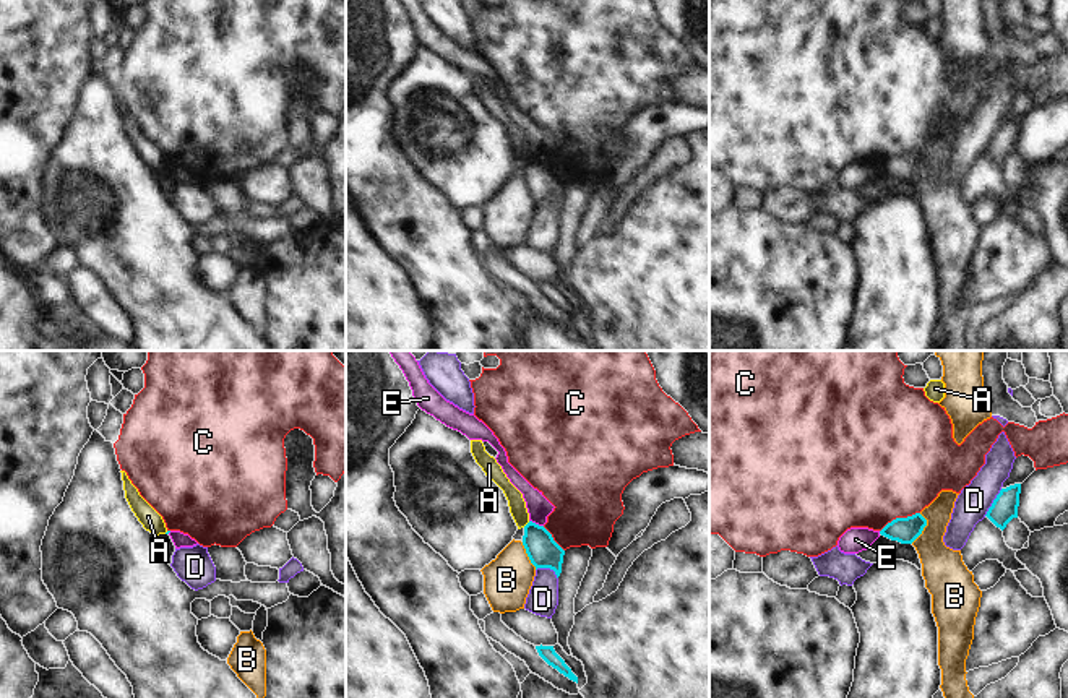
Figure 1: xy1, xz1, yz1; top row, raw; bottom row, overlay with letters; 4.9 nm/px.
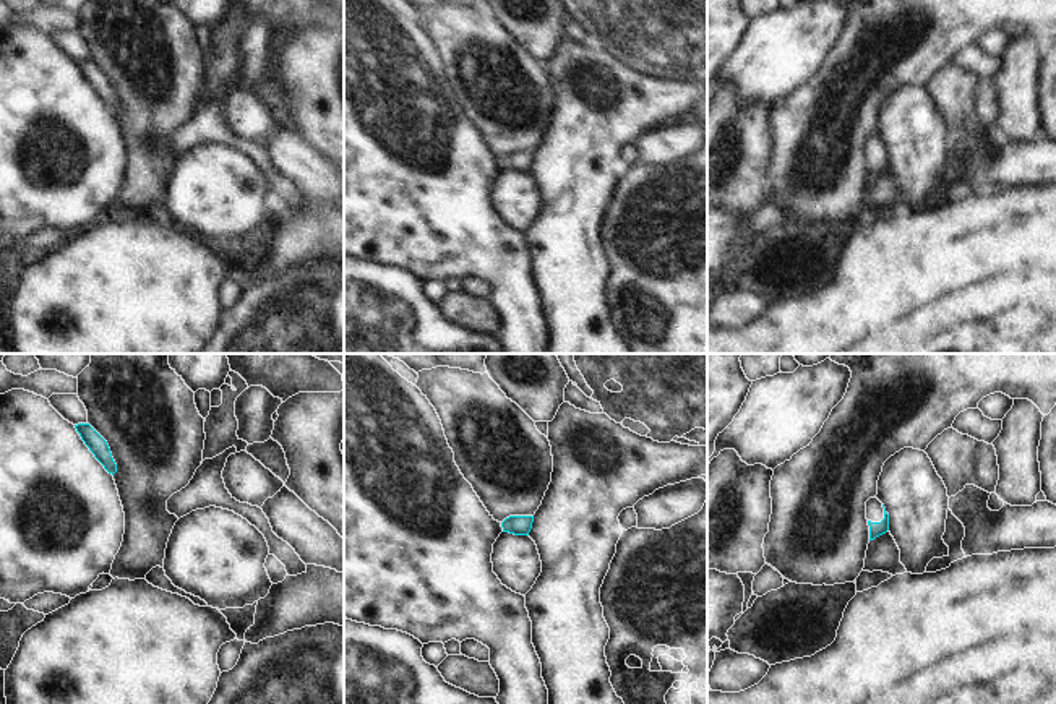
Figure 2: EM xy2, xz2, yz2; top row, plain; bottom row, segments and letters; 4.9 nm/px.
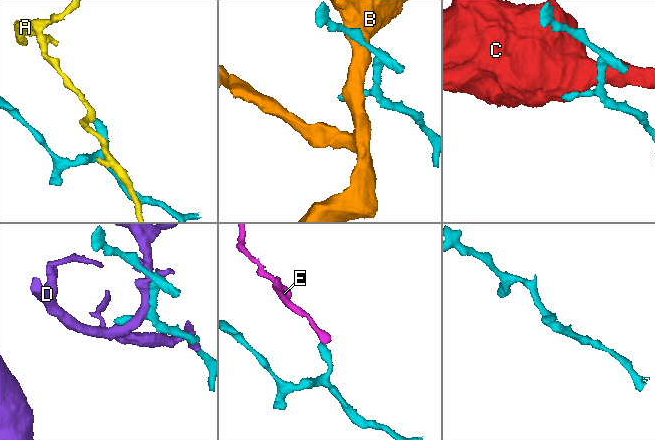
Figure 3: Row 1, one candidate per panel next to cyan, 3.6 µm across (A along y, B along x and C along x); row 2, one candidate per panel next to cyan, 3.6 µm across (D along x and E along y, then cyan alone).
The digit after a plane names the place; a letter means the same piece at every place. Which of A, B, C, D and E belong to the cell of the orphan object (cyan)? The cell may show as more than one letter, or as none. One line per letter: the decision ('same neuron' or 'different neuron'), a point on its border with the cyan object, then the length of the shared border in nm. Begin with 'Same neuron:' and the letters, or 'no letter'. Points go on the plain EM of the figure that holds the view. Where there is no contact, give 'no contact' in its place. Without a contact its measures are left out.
Same neuron: no letter
A: different neuron; meets cyan in xz1 at (528, 159); contact 50 nm long
B: different neuron; meets cyan in yz1 at (924, 163); contact 160 nm long
C: different neuron; meets cyan in yz1 at (900, 155); contact 220 nm long
D: different neuron; meets cyan in yz1 at (994, 138); contact 160 nm long
E: different neuron; meets cyan in xz1 at (534, 159); contact 80 nm long

